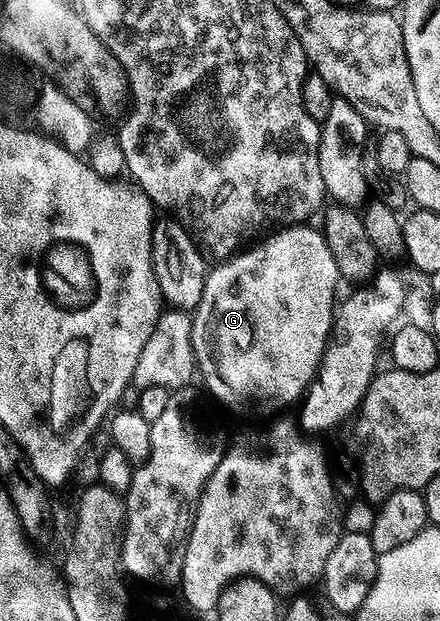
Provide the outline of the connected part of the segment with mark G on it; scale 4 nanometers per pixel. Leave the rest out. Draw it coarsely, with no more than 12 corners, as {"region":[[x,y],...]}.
{"region":[[279,228],[163,312],[139,390],[270,413],[314,380],[336,325],[325,232]]}

